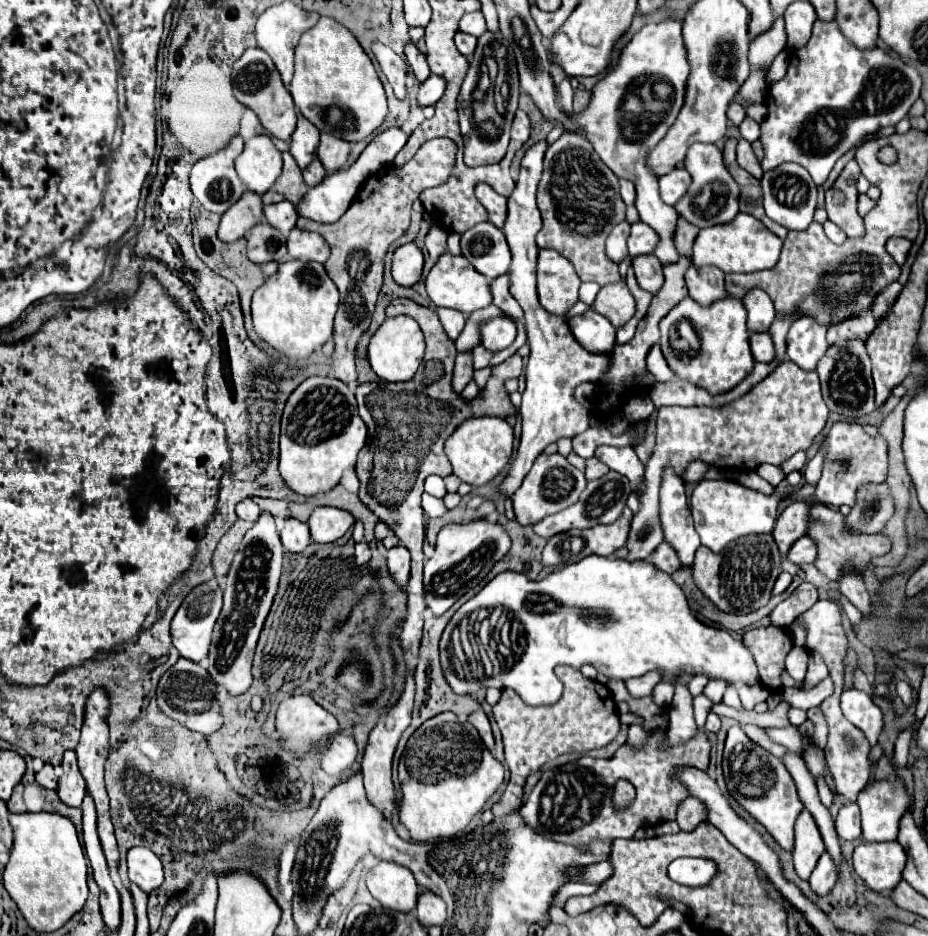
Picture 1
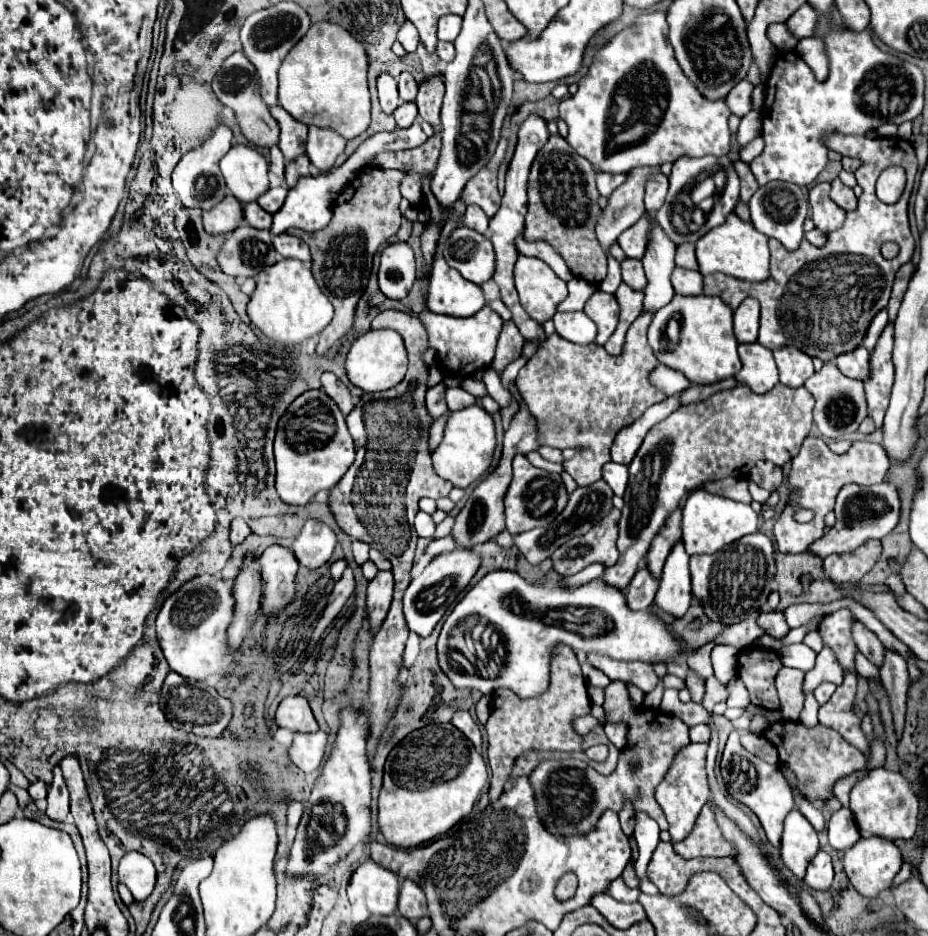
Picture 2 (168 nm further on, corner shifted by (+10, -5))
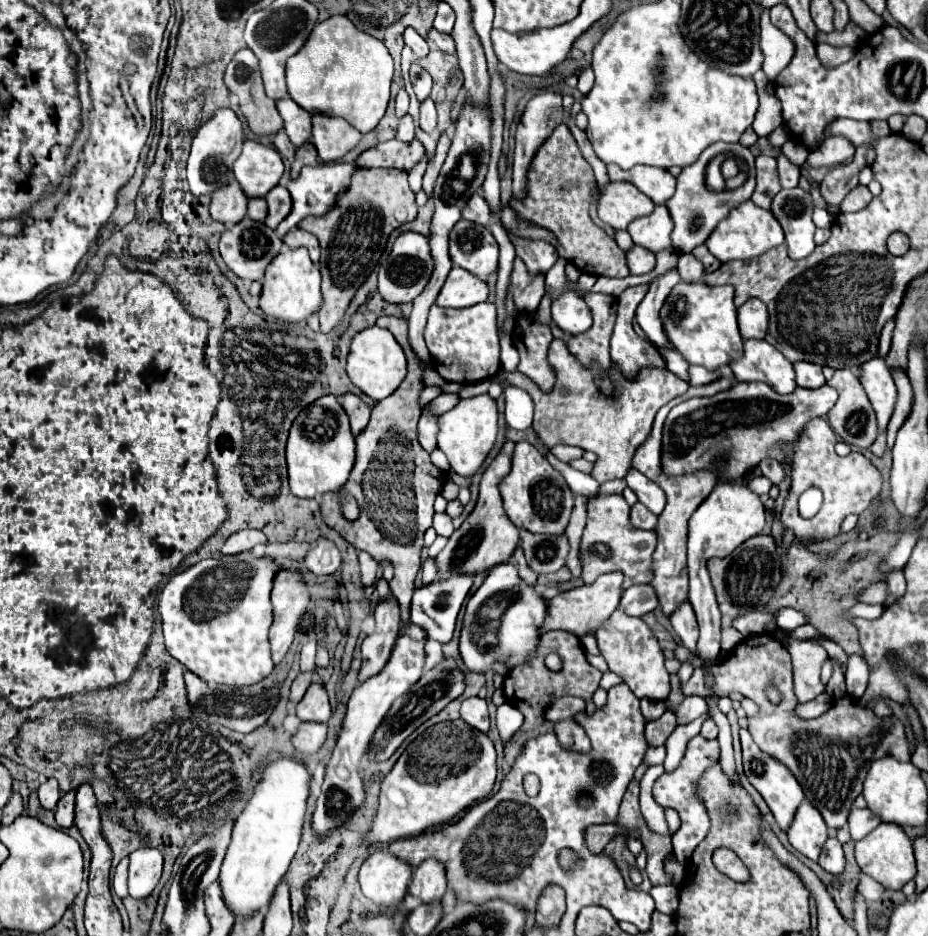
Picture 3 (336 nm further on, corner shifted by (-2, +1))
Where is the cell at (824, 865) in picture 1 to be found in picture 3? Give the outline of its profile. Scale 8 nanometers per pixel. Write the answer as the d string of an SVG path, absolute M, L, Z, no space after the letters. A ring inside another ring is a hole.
M828 838L826 846L824 846L822 854L820 854L818 864L826 872L830 872L834 876L842 874L842 870L844 870L844 852L842 852L842 844L836 838Z

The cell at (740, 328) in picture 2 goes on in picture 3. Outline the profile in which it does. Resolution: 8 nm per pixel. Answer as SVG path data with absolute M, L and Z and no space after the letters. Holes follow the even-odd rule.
M750 298L738 308L738 326L742 338L764 338L768 330L768 310L758 298Z

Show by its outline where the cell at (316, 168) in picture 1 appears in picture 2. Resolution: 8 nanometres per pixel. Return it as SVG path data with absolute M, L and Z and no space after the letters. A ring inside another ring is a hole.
M302 154L302 156L298 156L296 160L292 160L292 162L286 164L286 172L284 172L284 174L286 174L286 184L288 184L288 188L292 188L292 186L298 182L298 178L310 174L310 172L308 172L308 166L310 166L310 160L308 160L306 154Z

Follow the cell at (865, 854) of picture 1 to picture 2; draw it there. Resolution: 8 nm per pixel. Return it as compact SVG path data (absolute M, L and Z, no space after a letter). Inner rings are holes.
M860 838L844 852L842 860L852 886L868 898L892 888L892 880L904 864L894 842L882 838Z

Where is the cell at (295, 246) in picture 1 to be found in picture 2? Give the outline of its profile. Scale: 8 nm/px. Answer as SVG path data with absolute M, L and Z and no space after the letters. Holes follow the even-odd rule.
M278 234L274 236L272 240L276 252L282 256L282 258L296 258L296 260L302 260L304 264L310 262L310 250L308 250L308 244L302 242L300 238L296 236L290 236L290 234Z

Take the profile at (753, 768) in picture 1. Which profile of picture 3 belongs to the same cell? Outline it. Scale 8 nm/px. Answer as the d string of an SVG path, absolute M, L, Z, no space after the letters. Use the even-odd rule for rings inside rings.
M748 728L740 730L740 742L742 742L742 764L744 764L744 774L750 780L750 784L760 792L760 796L766 800L768 808L772 810L778 826L782 830L788 830L788 826L794 820L794 814L798 810L798 806L804 800L804 790L798 784L798 780L794 778L794 774L790 774L790 770L786 766L782 766L778 760L774 760L772 756L768 756L766 752L762 752L756 742L752 740Z

